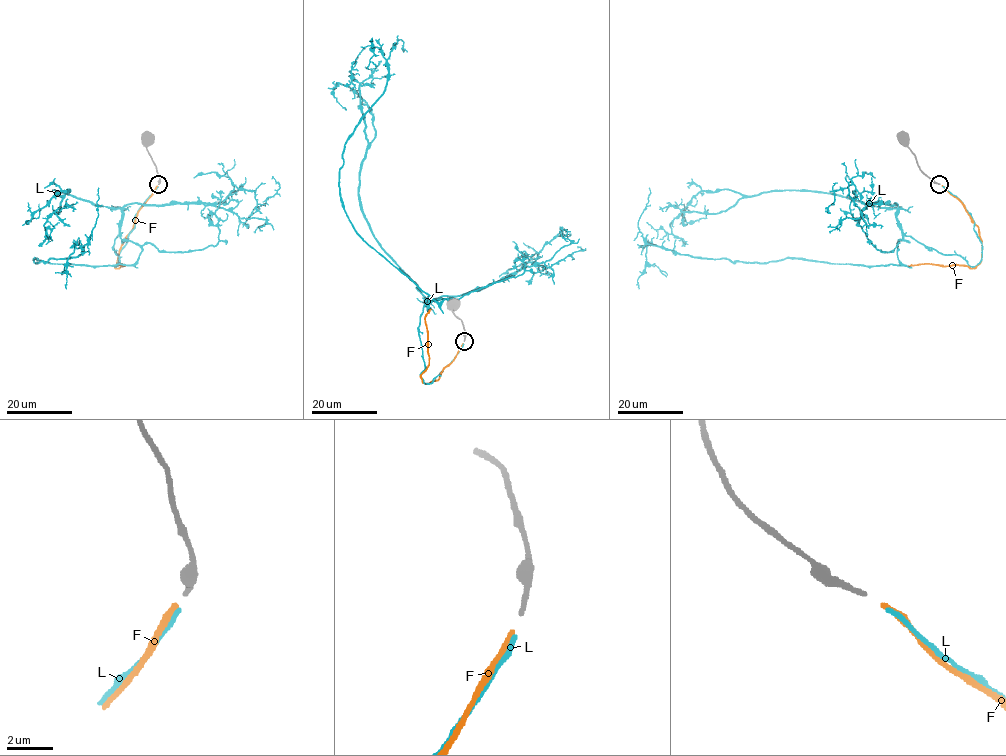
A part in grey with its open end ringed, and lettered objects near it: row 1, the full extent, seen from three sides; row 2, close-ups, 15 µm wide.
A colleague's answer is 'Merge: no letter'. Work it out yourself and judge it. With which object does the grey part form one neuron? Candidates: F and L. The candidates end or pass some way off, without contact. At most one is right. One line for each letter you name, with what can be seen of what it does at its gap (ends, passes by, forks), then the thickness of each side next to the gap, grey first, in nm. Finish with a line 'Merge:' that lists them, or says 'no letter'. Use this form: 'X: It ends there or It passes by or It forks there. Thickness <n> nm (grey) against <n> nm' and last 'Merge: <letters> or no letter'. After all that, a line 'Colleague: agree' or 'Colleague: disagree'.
F: It ends there. Thickness 220 nm (grey) against 200 nm
Merge: F
Colleague: disagree

